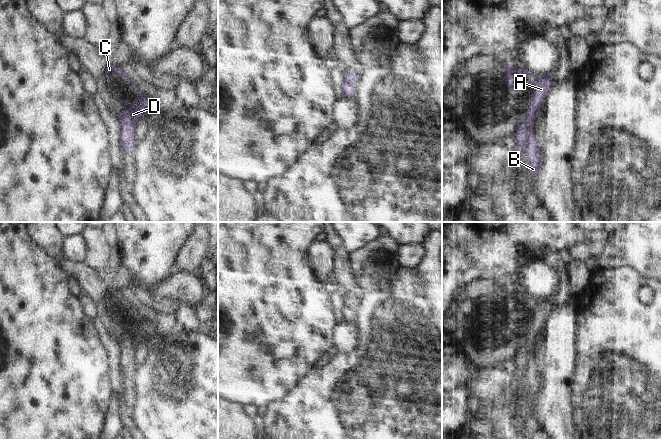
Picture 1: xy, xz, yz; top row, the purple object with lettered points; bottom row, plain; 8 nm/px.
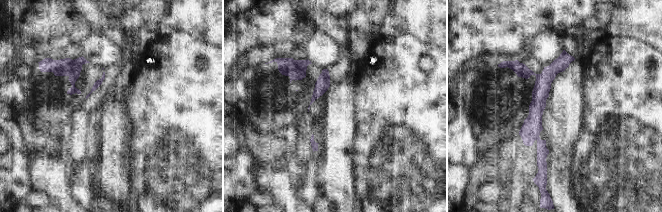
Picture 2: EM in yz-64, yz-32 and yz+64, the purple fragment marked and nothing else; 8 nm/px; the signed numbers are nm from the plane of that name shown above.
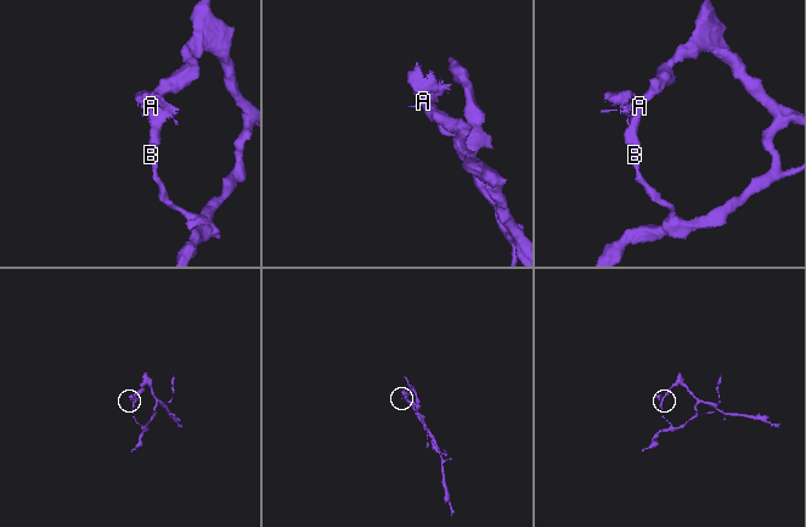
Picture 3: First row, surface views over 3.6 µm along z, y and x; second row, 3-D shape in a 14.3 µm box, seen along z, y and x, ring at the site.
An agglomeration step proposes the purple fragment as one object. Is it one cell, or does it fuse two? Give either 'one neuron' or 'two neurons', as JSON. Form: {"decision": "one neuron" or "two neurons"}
{"decision": "two neurons"}

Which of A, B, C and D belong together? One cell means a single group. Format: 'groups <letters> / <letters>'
groups A C D / B

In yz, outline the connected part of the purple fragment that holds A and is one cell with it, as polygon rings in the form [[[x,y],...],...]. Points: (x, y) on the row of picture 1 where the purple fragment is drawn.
[[[502,65],[504,71],[504,81],[508,85],[508,91],[516,91],[516,87],[525,84],[524,78],[531,74],[535,79],[534,89],[529,102],[529,108],[526,111],[524,121],[516,128],[514,138],[516,141],[516,150],[520,153],[526,153],[531,136],[535,132],[534,121],[541,114],[541,107],[546,101],[548,92],[553,85],[553,76],[555,71],[550,71],[545,76],[536,76],[528,68],[521,70],[517,67],[509,68]]]

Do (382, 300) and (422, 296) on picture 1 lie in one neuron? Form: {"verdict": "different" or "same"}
{"verdict": "same"}

